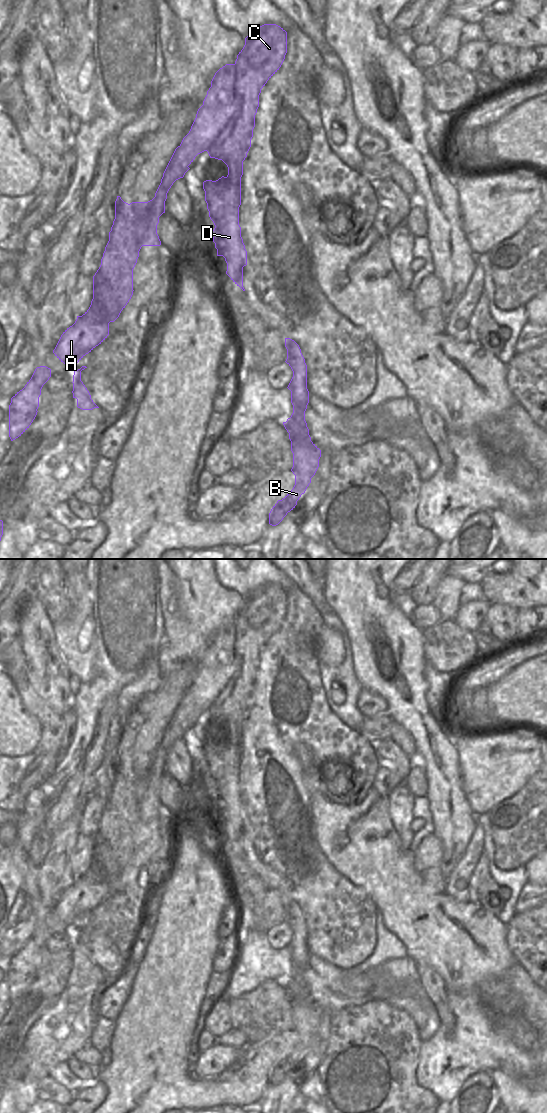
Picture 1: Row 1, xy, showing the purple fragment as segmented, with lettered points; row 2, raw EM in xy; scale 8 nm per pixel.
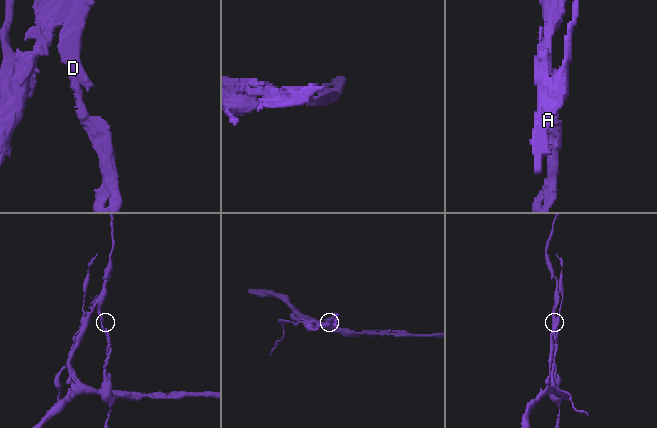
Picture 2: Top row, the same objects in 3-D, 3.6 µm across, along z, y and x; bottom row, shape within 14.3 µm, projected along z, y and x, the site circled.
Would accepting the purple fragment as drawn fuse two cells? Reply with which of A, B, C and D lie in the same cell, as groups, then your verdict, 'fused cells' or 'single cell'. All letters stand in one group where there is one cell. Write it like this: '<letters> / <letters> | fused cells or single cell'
A / B C D | fused cells

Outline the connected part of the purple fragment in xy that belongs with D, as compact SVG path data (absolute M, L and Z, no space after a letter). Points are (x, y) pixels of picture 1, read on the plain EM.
M264 584L245 598L245 605L237 615L237 657L235 671L225 685L221 695L207 711L210 718L222 720L228 727L228 735L216 741L203 742L205 761L209 777L215 788L211 793L217 816L223 816L227 823L226 834L243 851L243 827L247 825L247 811L241 797L239 767L241 765L241 737L243 721L251 707L255 675L259 667L259 655L267 641L279 630L287 613L287 592L276 584Z

